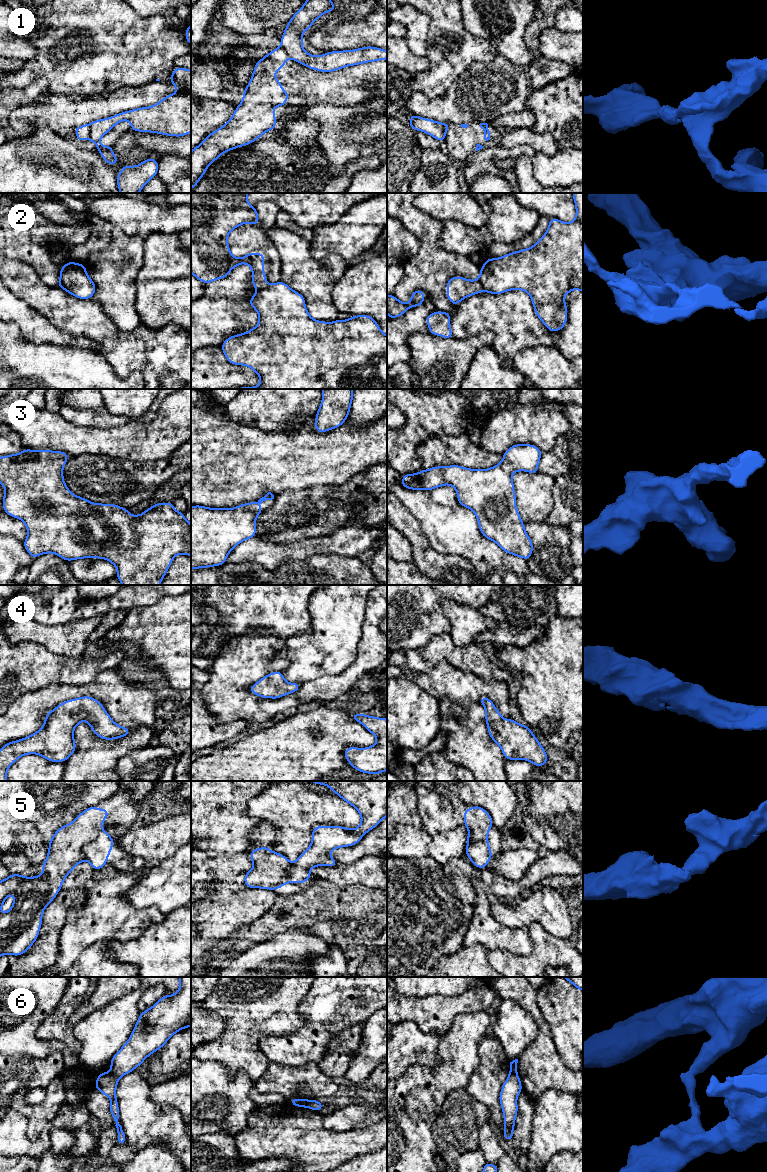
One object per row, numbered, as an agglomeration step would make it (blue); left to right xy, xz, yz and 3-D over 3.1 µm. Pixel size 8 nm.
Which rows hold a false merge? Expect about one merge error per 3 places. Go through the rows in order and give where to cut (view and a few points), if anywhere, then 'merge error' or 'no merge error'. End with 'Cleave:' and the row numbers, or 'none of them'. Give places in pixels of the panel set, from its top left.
1: cut in xy along (90, 124), (90, 133), (88, 135); merge error
2: cut in yz along (478, 279), (483, 290); merge error
3: no cut; no merge error
4: no cut; no merge error
5: cut in xy along (101, 829), (99, 834), (84, 846), (84, 858); merge error
6: cut in xy along (110, 1072), (117, 1079); merge error
Cleave: 1, 2, 5, 6

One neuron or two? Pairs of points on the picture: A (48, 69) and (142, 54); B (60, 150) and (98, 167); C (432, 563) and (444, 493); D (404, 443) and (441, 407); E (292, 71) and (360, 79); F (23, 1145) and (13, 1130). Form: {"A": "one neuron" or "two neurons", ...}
{"A": "one neuron", "B": "one neuron", "C": "two neurons", "D": "one neuron", "E": "one neuron", "F": "one neuron"}

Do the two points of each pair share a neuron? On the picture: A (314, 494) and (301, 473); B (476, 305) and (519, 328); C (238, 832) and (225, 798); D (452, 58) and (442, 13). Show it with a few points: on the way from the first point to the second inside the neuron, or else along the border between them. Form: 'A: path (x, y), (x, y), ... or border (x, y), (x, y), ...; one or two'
A: border (332, 484), (316, 484), (306, 488), (286, 491); two
B: path (487, 312), (505, 314), (508, 317); one
C: path (233, 824), (233, 813), (228, 806); one
D: path (462, 48), (465, 40), (464, 35), (454, 25); one

